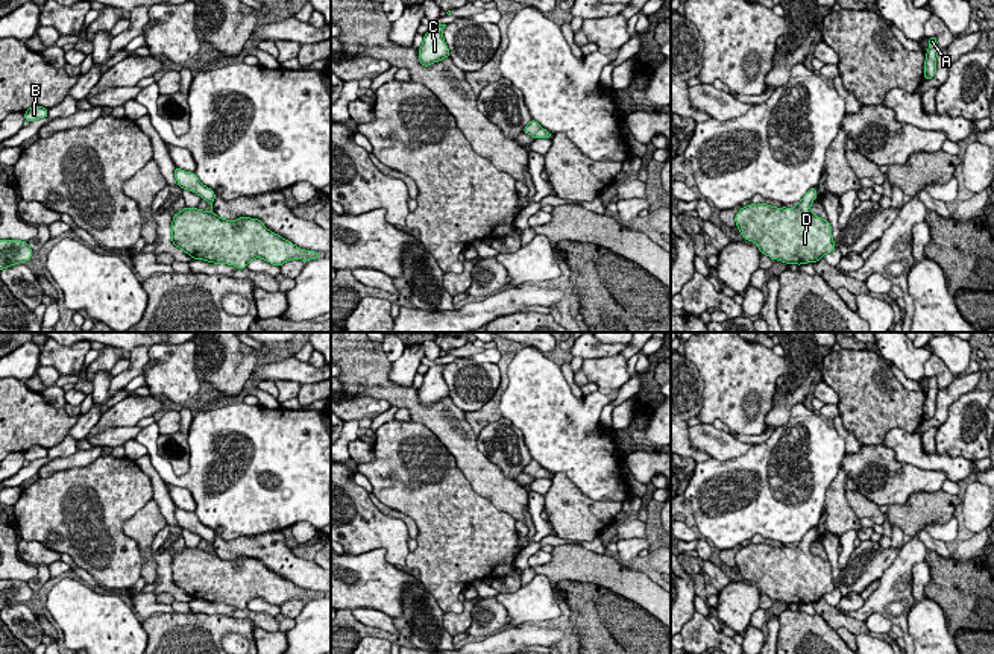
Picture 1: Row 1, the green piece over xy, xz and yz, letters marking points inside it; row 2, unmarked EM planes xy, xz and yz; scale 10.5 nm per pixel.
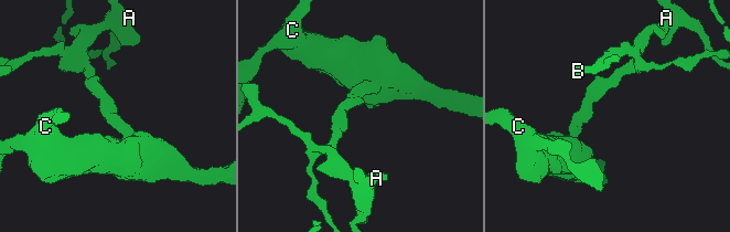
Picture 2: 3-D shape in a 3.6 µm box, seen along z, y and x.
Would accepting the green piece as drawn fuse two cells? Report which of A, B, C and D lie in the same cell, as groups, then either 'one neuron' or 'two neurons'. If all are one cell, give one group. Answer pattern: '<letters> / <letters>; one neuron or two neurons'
A B C D; one neuron

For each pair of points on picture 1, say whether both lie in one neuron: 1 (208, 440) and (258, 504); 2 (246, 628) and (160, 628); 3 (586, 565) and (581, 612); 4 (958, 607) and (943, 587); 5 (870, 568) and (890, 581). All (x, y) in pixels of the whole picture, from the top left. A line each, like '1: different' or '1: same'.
1: same
2: same
3: different
4: same
5: different

